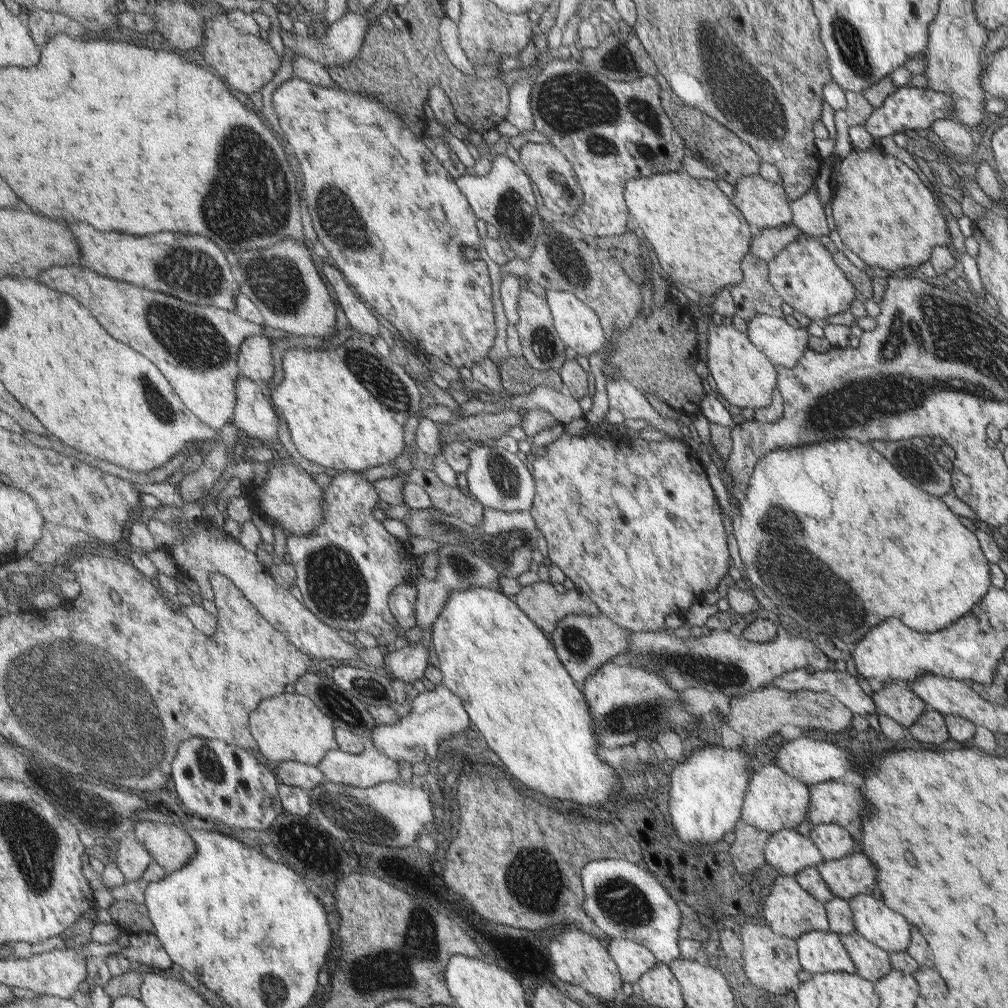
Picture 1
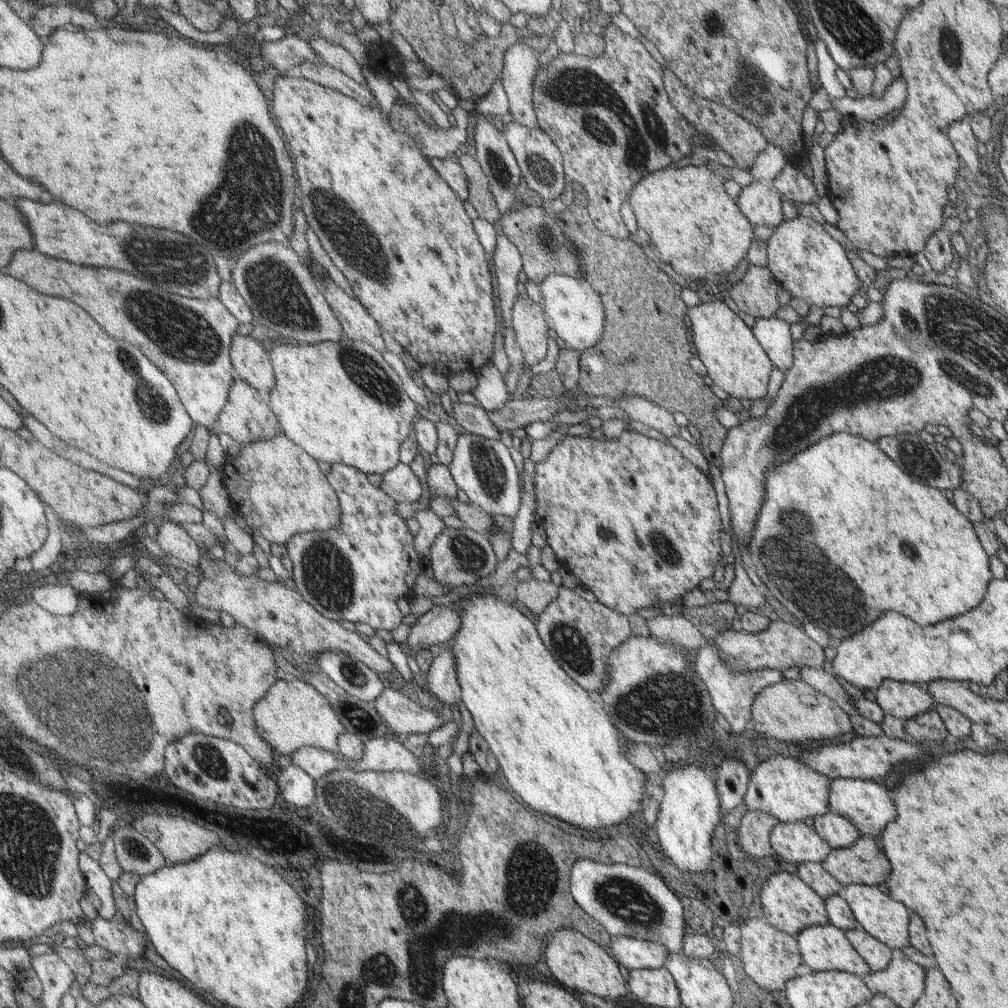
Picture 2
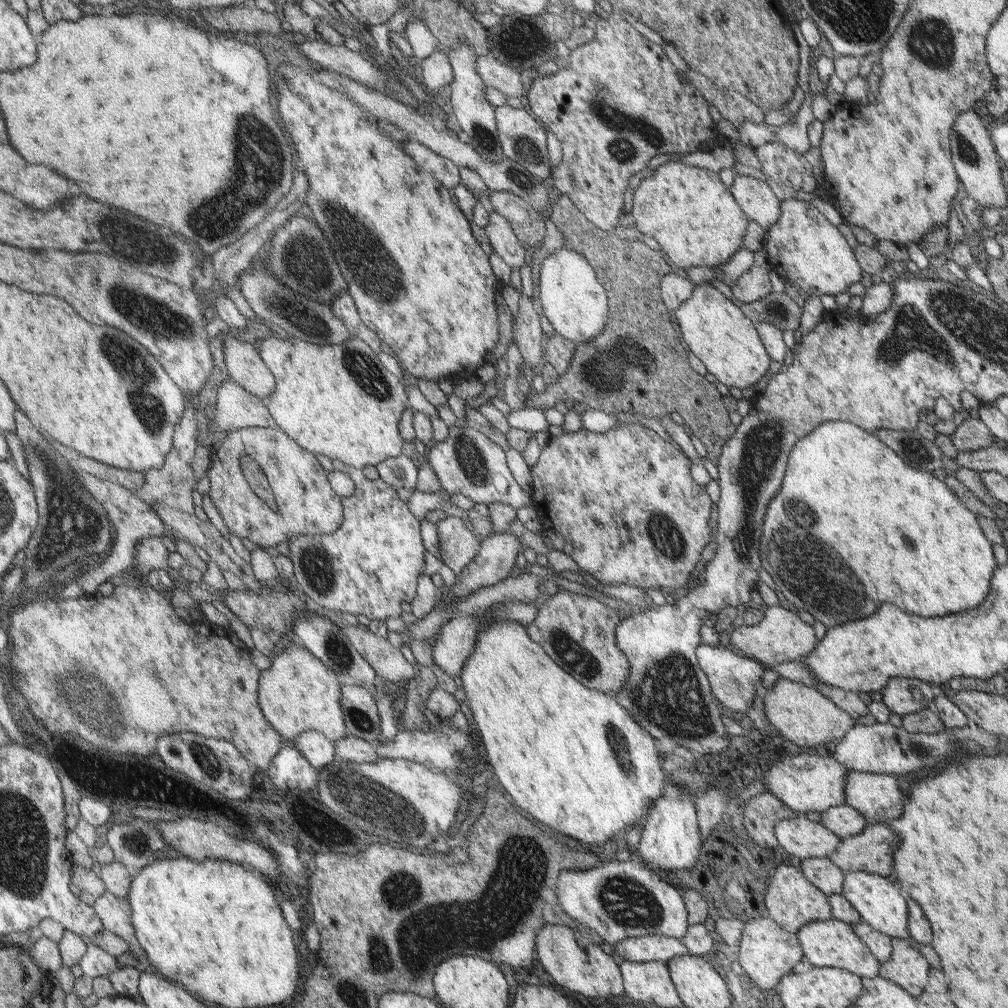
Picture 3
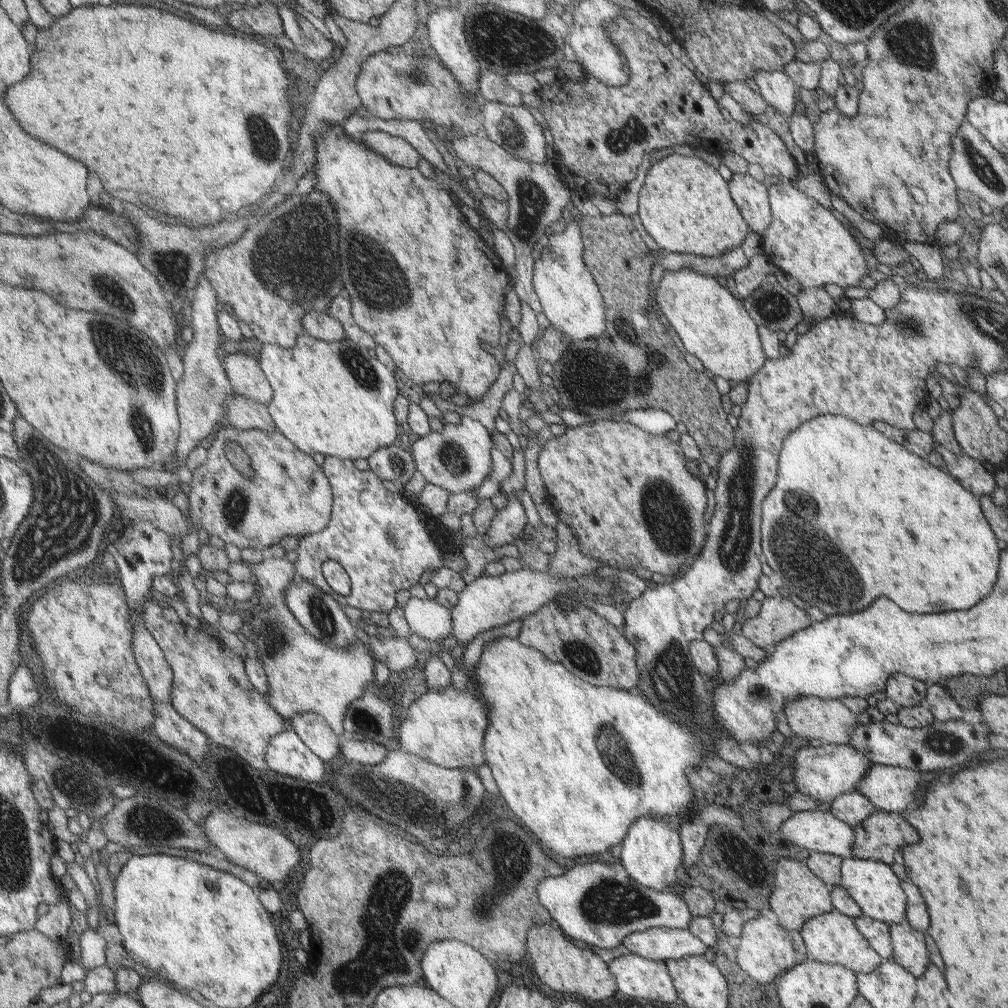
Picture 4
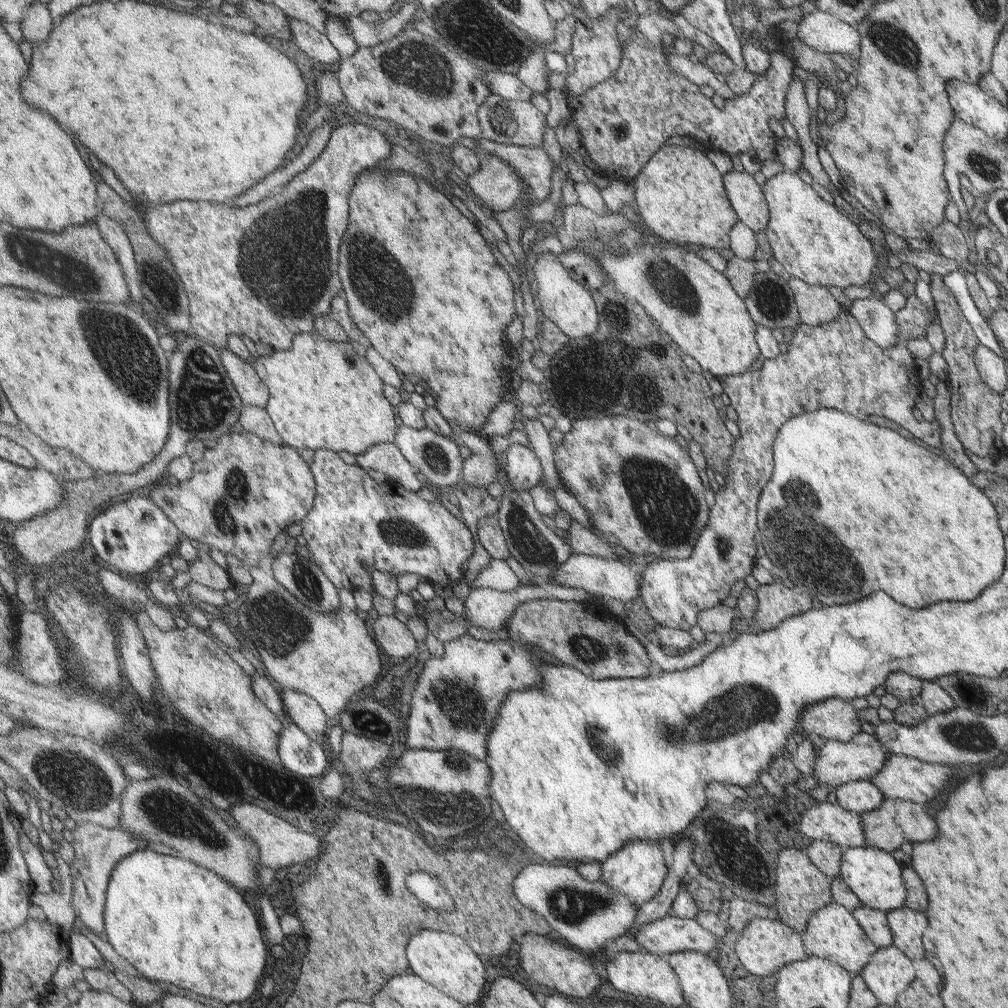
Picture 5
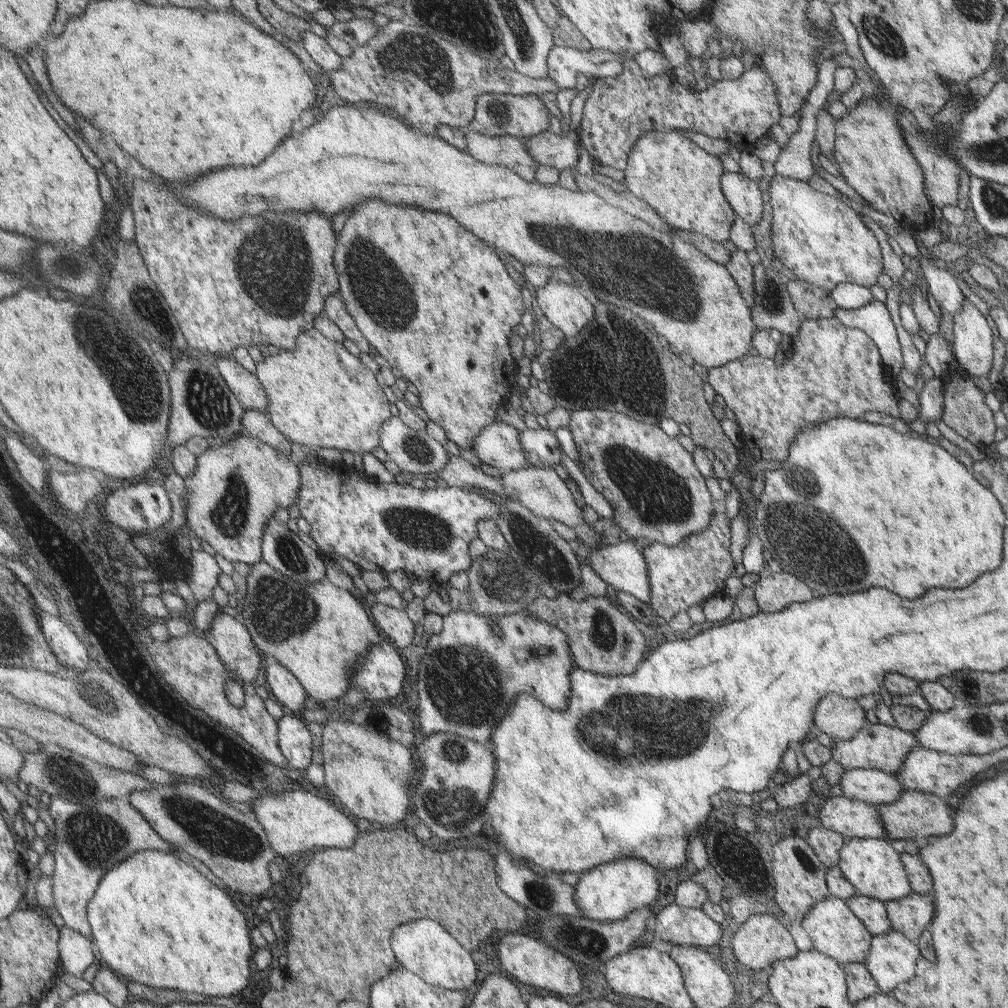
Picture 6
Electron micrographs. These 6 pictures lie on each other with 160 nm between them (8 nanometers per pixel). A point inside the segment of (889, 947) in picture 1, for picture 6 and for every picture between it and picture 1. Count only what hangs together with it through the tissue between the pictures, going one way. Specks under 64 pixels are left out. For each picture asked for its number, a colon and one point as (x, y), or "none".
2: (876, 913)
3: (878, 904)
4: (875, 889)
5: (872, 875)
6: (871, 866)

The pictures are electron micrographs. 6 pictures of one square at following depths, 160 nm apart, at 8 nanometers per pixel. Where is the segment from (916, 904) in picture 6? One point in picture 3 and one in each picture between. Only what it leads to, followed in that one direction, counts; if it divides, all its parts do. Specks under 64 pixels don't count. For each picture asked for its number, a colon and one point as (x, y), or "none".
3: (905, 967)
4: (909, 945)
5: (906, 926)

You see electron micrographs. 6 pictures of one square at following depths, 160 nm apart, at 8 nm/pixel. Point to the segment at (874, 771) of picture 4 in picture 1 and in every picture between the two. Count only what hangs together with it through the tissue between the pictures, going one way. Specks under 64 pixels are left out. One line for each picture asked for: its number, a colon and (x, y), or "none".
1: (830, 803)
2: (866, 804)
3: (876, 796)

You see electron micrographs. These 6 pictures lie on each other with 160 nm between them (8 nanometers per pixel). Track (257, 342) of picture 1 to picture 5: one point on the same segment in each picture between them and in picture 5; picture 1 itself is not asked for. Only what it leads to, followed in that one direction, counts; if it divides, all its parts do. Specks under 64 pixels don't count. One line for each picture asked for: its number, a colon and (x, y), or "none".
2: (252, 363)
3: (244, 363)
4: (245, 372)
5: (251, 386)

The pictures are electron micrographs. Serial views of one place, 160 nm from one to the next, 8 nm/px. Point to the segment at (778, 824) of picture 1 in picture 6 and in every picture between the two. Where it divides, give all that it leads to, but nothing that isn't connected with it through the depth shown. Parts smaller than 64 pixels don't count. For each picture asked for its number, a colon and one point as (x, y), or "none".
2: (785, 788)
3: (805, 783)
4: (823, 773)
5: (838, 762)
6: (878, 747)

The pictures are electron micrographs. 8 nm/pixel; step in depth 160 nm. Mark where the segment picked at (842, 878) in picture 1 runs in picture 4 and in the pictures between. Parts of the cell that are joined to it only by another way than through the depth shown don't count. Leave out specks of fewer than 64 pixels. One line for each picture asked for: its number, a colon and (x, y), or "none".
2: (862, 863)
3: (868, 851)
4: (876, 838)

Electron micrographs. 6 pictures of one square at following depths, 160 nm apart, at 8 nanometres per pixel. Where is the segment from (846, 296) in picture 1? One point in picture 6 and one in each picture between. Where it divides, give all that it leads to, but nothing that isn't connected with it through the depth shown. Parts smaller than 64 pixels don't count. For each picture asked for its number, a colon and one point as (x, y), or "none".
2: (826, 279)
3: (802, 247)
4: (803, 240)
5: (813, 242)
6: (818, 238)

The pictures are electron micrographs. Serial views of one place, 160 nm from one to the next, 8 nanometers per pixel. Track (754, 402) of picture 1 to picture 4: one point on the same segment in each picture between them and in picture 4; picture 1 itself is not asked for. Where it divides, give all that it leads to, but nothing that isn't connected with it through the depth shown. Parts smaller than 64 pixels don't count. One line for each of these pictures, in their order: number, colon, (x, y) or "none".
2: (734, 361)
3: (716, 331)
4: (713, 327)

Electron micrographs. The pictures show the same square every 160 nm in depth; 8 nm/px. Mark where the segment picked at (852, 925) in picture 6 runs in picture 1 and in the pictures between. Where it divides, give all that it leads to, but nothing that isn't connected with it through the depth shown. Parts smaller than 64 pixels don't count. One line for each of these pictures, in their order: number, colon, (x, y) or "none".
1: (819, 952)
2: (824, 948)
3: (830, 943)
4: (832, 937)
5: (832, 933)

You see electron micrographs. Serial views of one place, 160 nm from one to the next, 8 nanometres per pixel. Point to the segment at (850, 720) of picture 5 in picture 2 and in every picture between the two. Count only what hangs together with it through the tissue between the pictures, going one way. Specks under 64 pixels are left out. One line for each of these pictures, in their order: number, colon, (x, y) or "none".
2: (789, 710)
3: (800, 714)
4: (812, 718)

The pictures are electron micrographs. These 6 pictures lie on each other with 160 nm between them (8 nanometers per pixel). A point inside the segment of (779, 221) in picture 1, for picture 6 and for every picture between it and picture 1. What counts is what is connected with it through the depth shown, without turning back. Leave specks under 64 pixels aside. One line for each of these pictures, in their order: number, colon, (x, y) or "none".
2: (760, 203)
3: (758, 202)
4: (750, 197)
5: (745, 197)
6: (743, 196)

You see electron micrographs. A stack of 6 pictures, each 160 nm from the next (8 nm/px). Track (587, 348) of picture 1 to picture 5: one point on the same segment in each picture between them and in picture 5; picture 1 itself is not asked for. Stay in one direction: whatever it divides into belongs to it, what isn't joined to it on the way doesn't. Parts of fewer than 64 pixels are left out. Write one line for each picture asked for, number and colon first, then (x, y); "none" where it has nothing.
2: (574, 313)
3: (570, 298)
4: (567, 294)
5: (565, 302)

